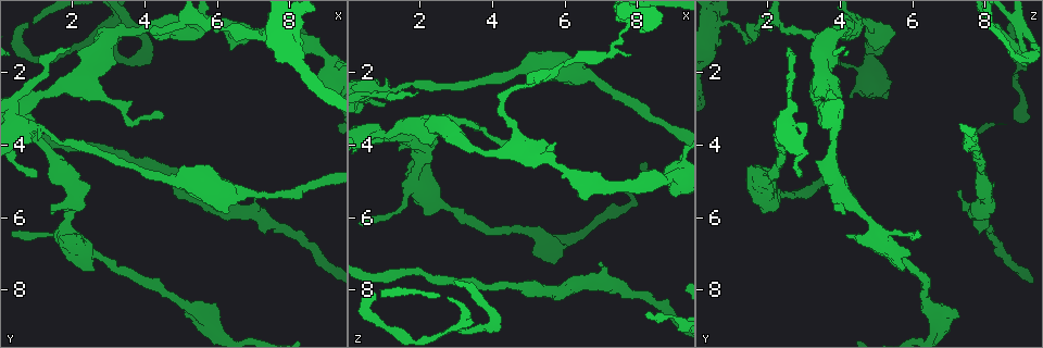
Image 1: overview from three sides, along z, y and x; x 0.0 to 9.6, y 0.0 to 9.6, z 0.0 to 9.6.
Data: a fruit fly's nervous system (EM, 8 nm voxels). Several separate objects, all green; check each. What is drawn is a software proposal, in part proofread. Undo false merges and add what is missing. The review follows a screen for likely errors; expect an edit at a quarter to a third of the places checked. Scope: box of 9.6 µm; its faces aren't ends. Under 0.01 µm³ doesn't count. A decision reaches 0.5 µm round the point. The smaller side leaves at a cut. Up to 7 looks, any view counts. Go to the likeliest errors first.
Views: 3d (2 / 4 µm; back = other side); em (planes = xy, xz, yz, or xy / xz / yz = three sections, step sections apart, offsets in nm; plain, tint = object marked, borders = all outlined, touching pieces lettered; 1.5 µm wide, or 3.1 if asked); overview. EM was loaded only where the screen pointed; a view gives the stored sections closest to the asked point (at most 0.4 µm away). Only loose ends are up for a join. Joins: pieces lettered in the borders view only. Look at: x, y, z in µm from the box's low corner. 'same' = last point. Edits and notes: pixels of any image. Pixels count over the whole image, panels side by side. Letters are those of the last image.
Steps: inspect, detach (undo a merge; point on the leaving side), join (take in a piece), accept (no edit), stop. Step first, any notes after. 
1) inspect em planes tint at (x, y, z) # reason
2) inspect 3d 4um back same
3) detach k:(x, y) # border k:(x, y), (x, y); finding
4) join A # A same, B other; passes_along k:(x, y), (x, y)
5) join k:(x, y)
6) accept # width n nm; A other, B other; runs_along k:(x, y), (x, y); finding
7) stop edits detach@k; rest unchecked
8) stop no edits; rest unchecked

inspect em planes borders at (1.95, 1.30, 2.55) # tapers out

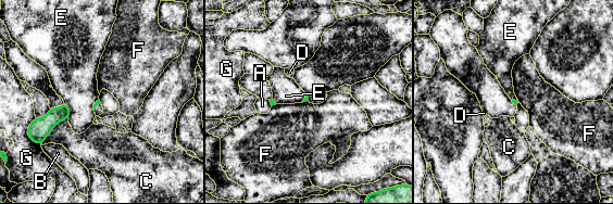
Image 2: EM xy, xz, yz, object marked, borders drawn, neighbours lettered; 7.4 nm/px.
accept # longest_contact C 280 nm; A other, B other, C other, D other, E other, F other, G other; border 2:(64, 102), (70, 110), (69, 118); none of them fits

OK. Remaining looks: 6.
inspect 3d 2um back at (7.30, 0.95, 1.30) # sharp bend

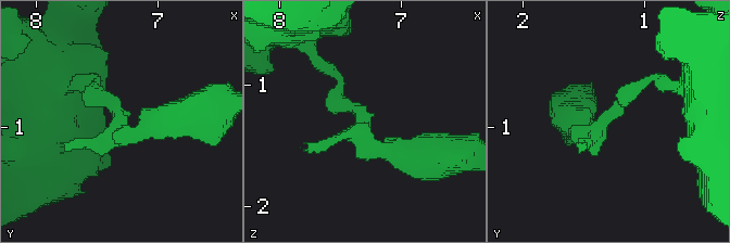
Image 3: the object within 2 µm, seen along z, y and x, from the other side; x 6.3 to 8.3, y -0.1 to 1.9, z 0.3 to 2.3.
inspect em planes tint at (7.32, 0.96, 1.36)

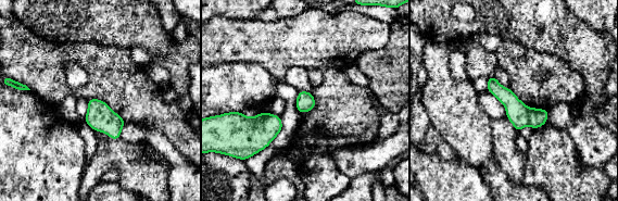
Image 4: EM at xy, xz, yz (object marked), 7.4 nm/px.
inspect em planes borders same

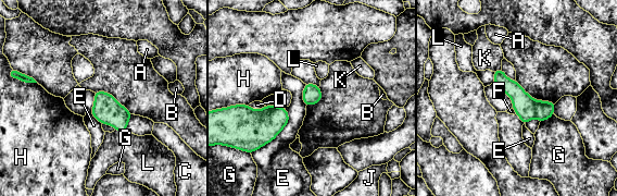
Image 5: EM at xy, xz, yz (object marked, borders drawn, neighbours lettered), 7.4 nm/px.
detach 5:(523, 103) # longest_contact E 380 nm; A other, B other, C other, D other, E other, F other, G other, H other, J other, K other, L other; part_leaving 5:(496, 73), (520, 98), (531, 115); two neurons meet here

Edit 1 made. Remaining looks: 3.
stop edits detach@5; rest unchecked

